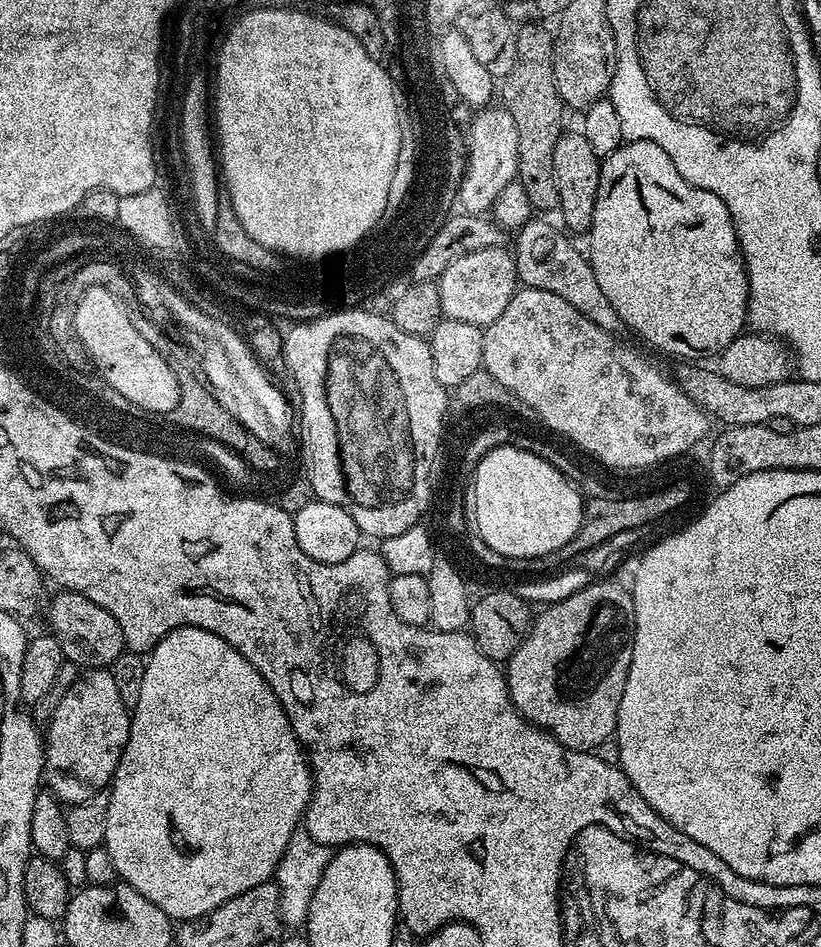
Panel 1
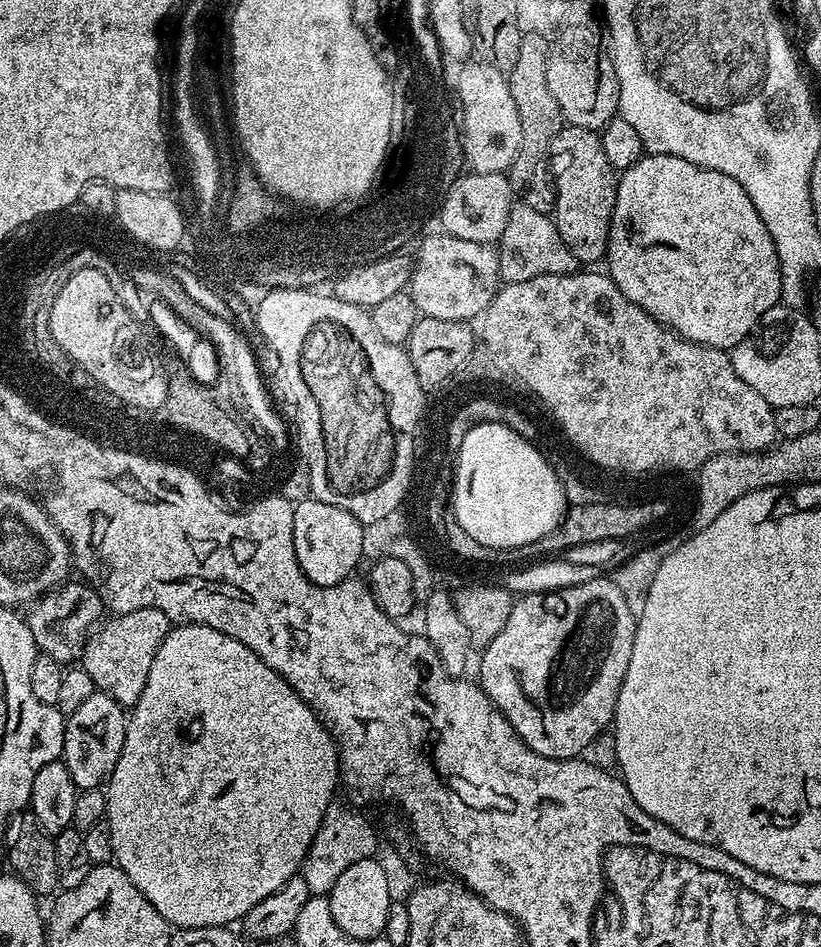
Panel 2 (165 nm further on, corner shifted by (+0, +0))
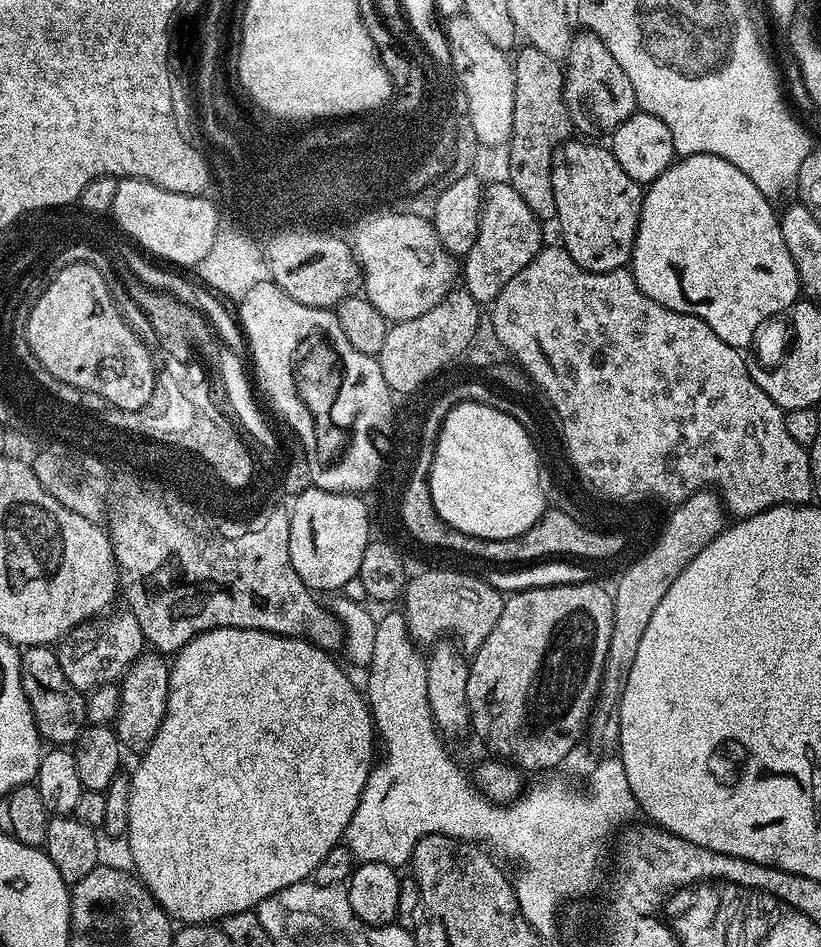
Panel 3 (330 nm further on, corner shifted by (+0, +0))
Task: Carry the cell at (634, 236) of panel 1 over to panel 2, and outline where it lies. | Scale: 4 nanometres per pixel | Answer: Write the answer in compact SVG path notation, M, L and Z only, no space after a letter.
M645 154L634 166L625 168L619 173L616 181L614 214L608 235L607 264L607 275L612 277L618 290L622 290L622 294L626 294L626 298L630 298L630 302L634 302L634 306L646 310L646 314L650 314L659 324L663 324L683 340L689 340L695 344L705 344L711 348L731 350L739 346L743 340L749 339L753 335L751 332L755 330L756 323L759 325L763 321L766 310L777 307L782 300L780 295L782 286L780 259L776 253L774 242L770 238L770 230L766 230L762 218L758 218L758 210L754 210L754 202L750 202L750 194L746 194L746 190L742 186L738 186L738 182L734 182L734 178L730 178L718 170L699 168L694 166L694 162L686 162L677 156Z

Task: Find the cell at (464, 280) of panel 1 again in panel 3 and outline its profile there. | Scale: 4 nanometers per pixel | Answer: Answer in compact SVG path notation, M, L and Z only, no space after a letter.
M372 211L368 219L361 220L356 230L356 249L364 261L368 272L368 300L387 318L389 322L418 318L430 310L430 306L438 306L447 292L453 291L458 280L458 264L451 252L445 250L438 234L432 229L431 219L424 219L412 213L396 213L384 216Z

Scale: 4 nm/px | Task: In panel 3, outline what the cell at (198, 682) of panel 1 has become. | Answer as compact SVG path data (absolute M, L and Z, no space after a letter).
M210 628L205 630L192 640L186 642L186 646L182 646L180 651L171 657L170 667L168 669L168 701L166 702L166 714L162 718L162 722L158 726L157 733L149 743L148 747L139 757L140 765L130 773L129 786L129 816L127 822L126 839L129 844L130 854L133 855L132 868L135 875L139 877L145 888L151 892L153 898L157 900L168 913L173 921L179 922L184 926L193 924L207 925L209 922L223 921L224 917L230 914L238 914L255 909L256 905L261 904L266 898L270 898L274 894L278 894L278 890L286 890L286 886L294 886L295 884L305 883L313 875L315 868L324 858L338 847L344 839L344 831L350 822L350 818L354 818L354 810L358 806L358 802L362 798L362 790L366 786L368 776L374 767L374 759L372 760L372 736L374 740L374 725L372 722L372 713L368 707L367 699L358 689L352 685L352 680L346 673L340 669L340 664L335 660L335 655L329 654L325 649L311 644L308 640L302 640L294 636L276 636L273 632L263 632L262 630L254 630L253 628Z

